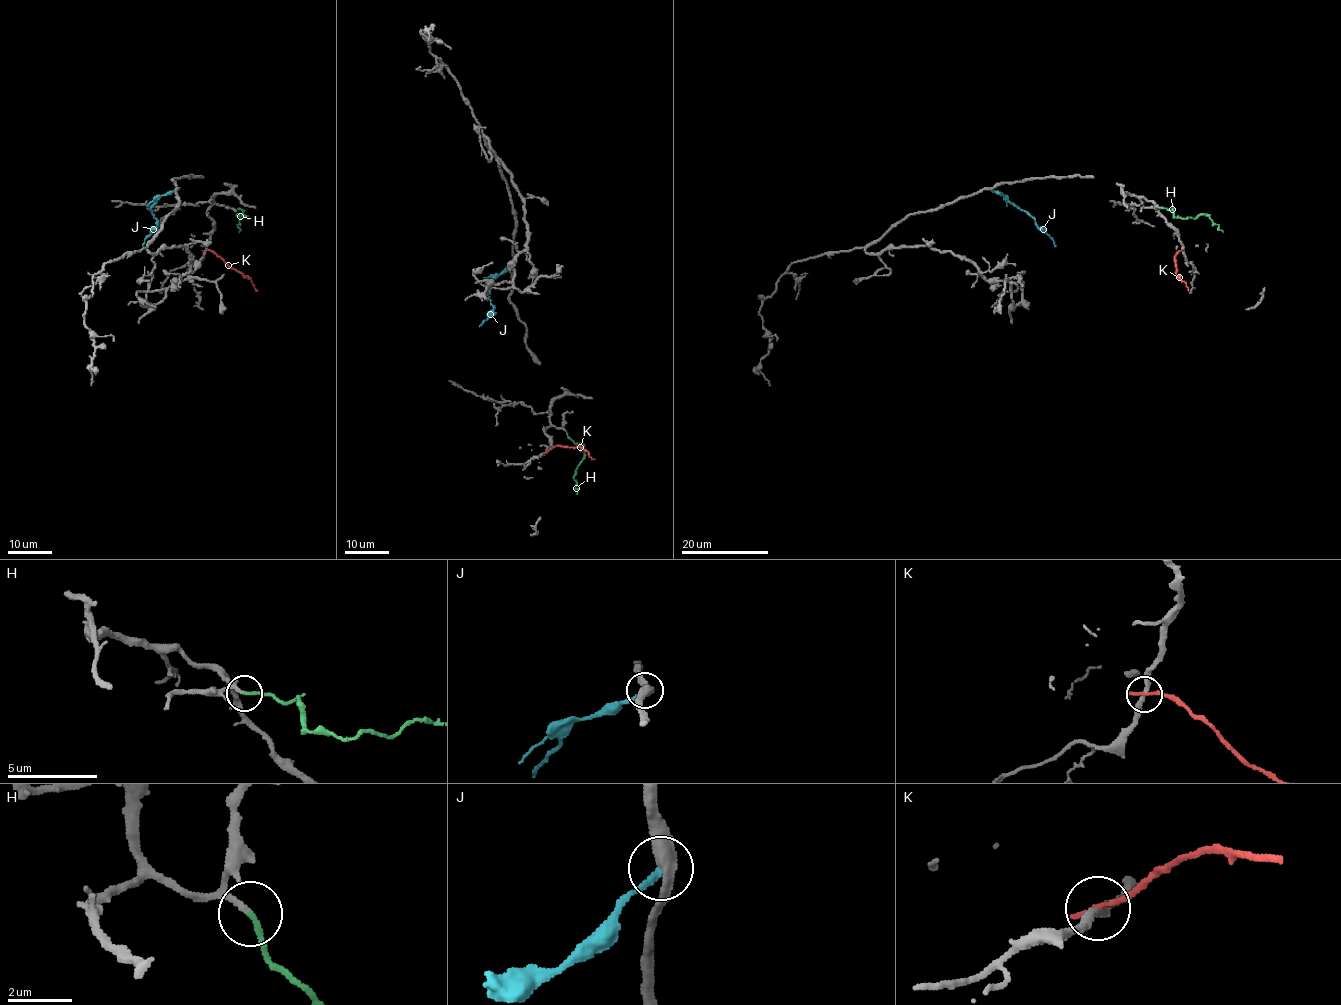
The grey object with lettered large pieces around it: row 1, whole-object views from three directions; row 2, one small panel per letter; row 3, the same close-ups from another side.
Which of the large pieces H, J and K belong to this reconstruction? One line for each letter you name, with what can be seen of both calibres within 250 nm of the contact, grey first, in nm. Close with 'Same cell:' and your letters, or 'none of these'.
H: 120/170 nm
Same cell: H

